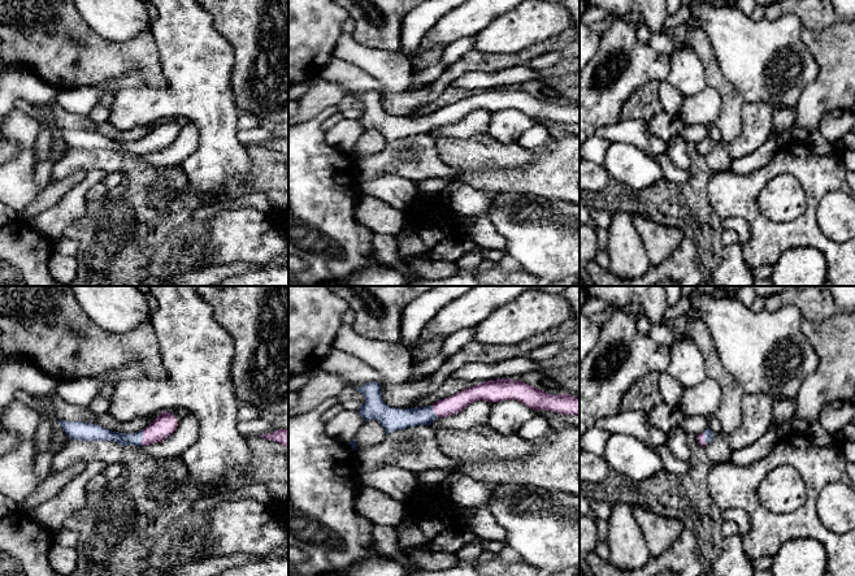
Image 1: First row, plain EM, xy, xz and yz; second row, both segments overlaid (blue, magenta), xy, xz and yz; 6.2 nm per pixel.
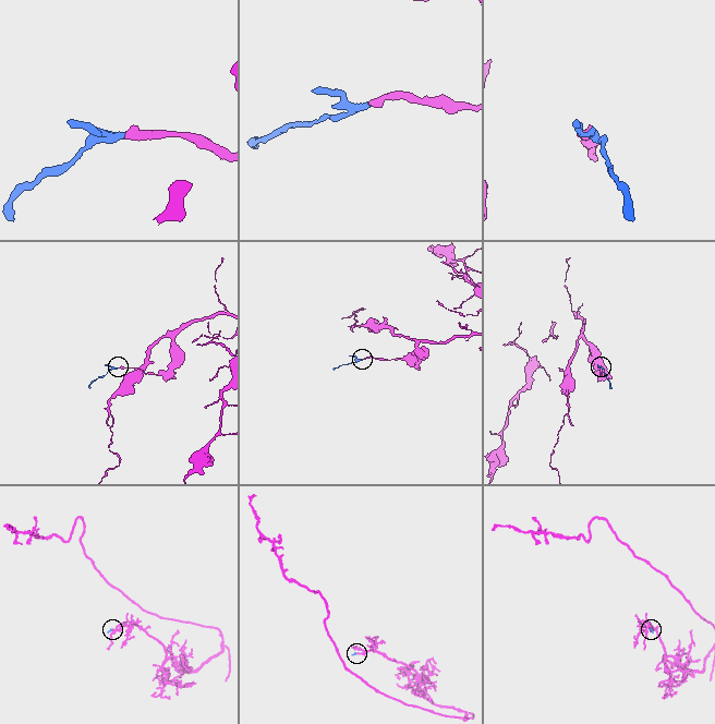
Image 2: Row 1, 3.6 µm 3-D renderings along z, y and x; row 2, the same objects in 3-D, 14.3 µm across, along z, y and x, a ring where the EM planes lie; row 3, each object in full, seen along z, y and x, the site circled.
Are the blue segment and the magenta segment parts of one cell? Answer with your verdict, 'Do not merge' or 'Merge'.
Merge

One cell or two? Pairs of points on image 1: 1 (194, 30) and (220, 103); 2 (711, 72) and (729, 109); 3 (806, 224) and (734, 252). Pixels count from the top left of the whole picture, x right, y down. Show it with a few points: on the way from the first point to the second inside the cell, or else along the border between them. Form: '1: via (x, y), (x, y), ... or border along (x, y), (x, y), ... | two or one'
1: via (194, 48), (198, 77), (202, 85) | one
2: via (717, 81), (727, 90), (729, 100) | one
3: border along (741, 246), (743, 260), (751, 269) | two

